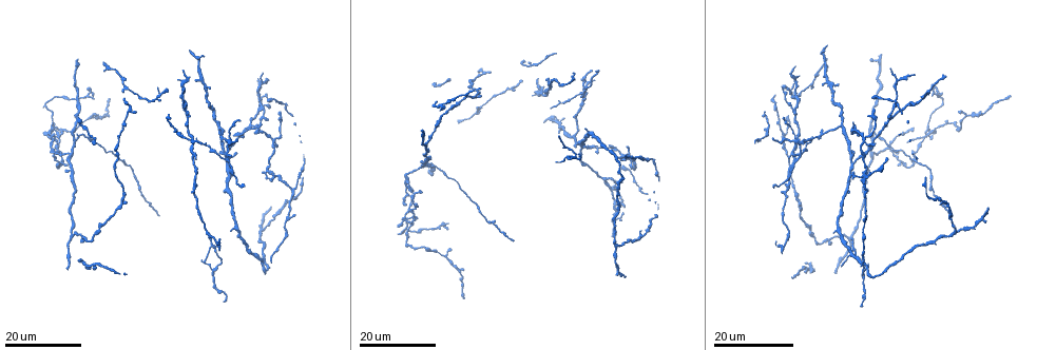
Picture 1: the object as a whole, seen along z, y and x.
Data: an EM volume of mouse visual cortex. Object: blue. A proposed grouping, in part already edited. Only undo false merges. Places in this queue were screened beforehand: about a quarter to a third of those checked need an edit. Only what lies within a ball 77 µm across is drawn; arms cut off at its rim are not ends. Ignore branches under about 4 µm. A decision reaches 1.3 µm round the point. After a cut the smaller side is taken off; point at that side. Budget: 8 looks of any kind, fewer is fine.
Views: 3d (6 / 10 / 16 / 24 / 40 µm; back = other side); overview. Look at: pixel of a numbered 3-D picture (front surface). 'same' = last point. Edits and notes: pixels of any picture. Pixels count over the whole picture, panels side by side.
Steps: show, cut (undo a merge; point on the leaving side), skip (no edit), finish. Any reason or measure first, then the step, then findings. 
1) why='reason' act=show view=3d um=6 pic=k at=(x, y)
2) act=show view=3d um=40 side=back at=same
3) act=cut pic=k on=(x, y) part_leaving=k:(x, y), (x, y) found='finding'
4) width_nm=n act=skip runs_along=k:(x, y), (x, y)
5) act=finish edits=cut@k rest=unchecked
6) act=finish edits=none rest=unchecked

why='four-way junction' act=show view=3d um=16 pic=1 at=(400, 217)

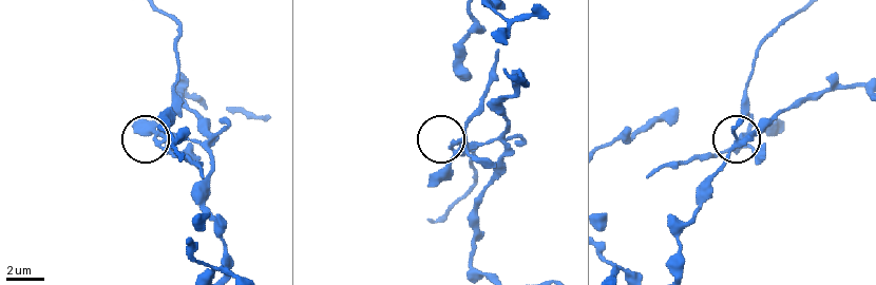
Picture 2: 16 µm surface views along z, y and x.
act=show view=3d um=10 pic=2 at=(454, 141)

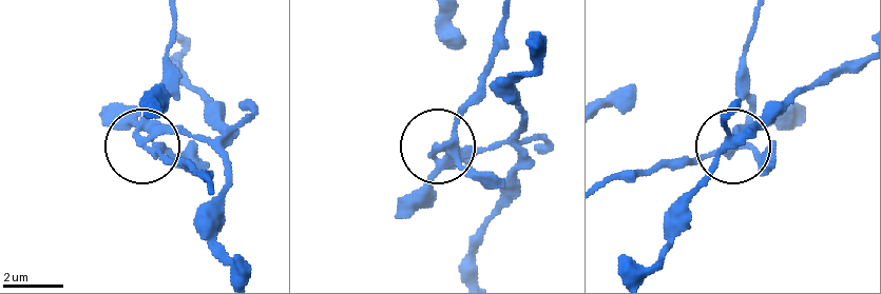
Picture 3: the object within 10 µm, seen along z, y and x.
arms=4 act=cut pic=3 on=(744, 87) found='two neurons meet here'

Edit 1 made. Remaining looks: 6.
act=show view=overview

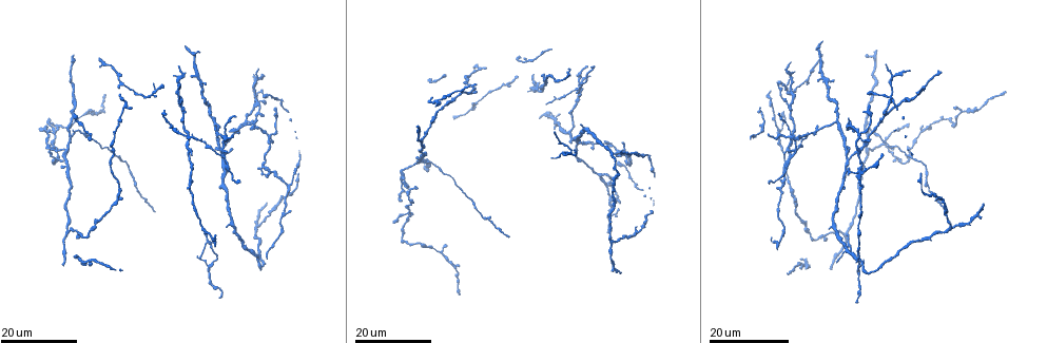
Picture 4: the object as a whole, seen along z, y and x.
why='calibre changes' act=show view=3d um=16 pic=4 at=(906, 162)

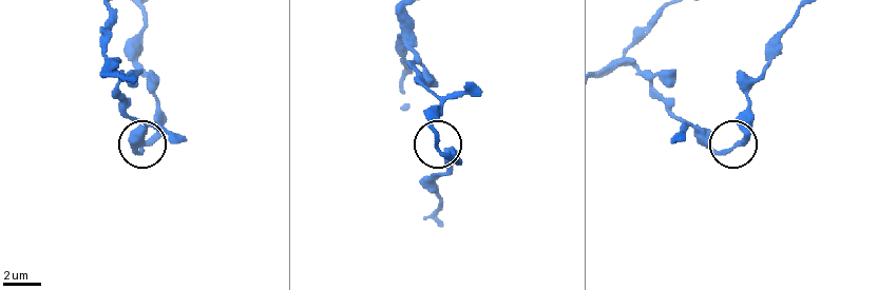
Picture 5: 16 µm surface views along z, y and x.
act=show view=3d um=10 pic=5 at=(147, 143)

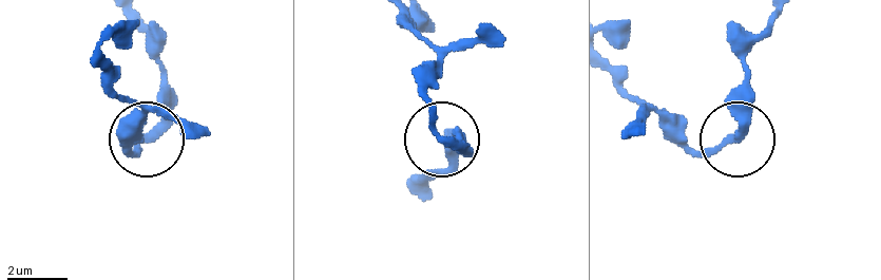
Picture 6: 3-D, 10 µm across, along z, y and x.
act=show view=3d um=6 pic=6 at=(735, 136)

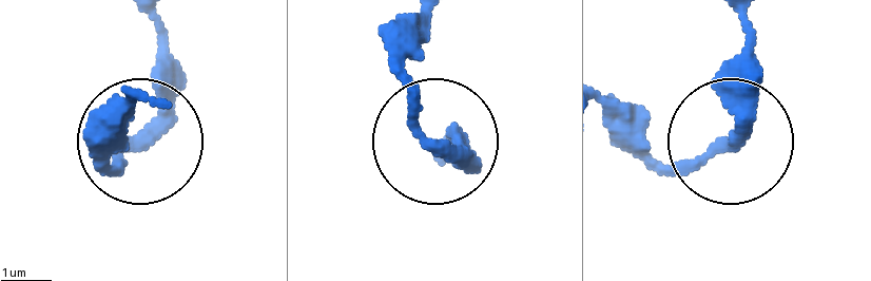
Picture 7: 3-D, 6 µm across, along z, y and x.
act=skip found='continuous, no second neuron'

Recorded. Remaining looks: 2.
why='three-way junction' act=show view=3d um=16 pic=4 at=(423, 139)

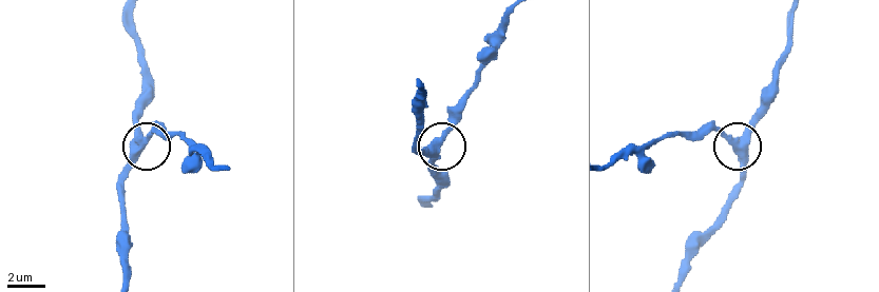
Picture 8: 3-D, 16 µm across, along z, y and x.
act=show view=3d um=10 pic=8 at=(434, 156)

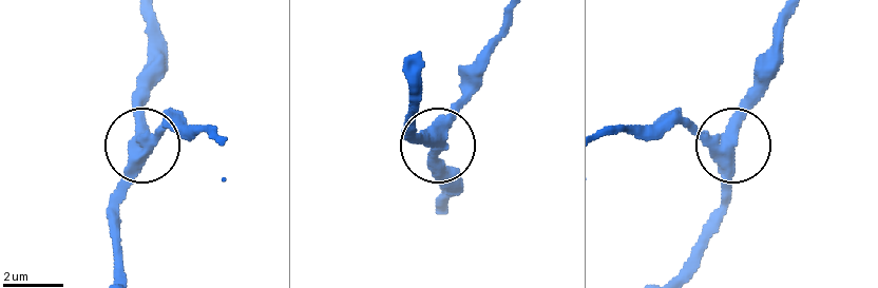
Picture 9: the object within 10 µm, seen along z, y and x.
side_arm_um=10 act=skip runs_along=9:(607, 132), (689, 125), (727, 145), (727, 205) found='all the same neuron'

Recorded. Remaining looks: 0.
act=finish edits=cut@3 rest=unchecked

